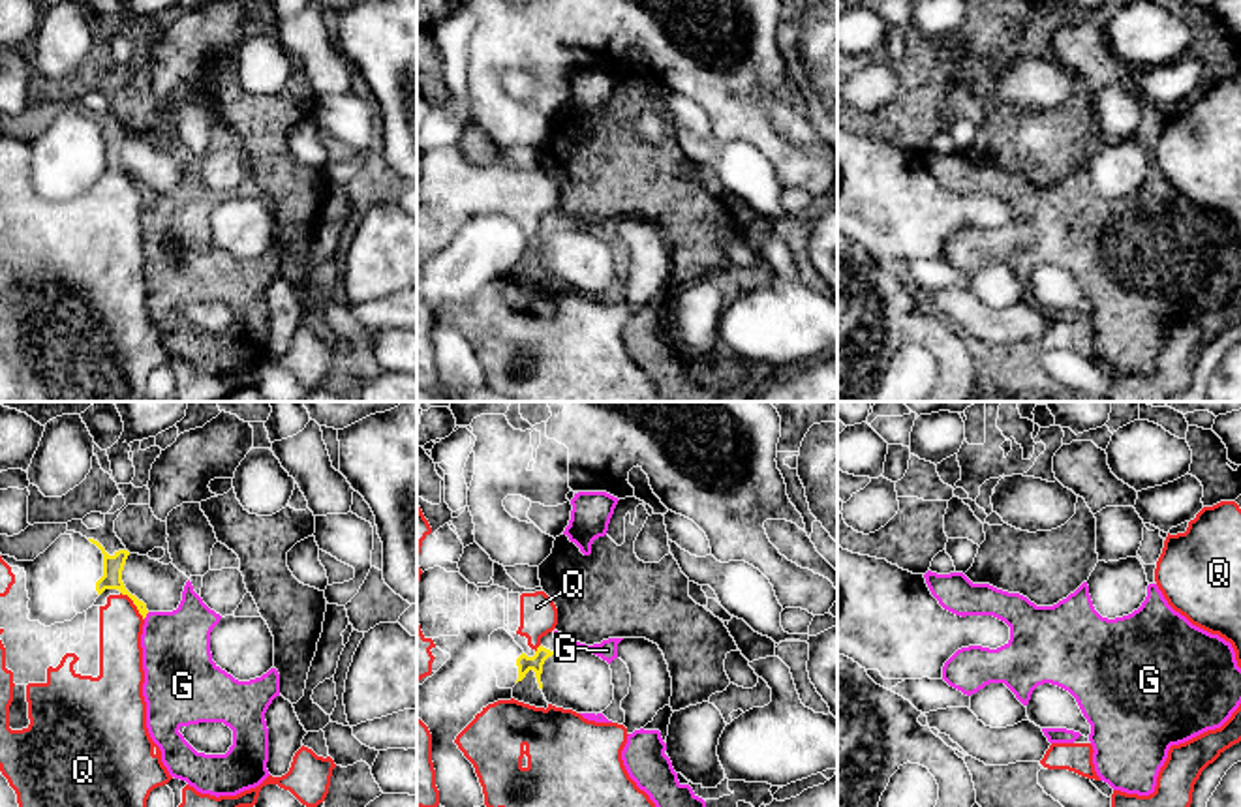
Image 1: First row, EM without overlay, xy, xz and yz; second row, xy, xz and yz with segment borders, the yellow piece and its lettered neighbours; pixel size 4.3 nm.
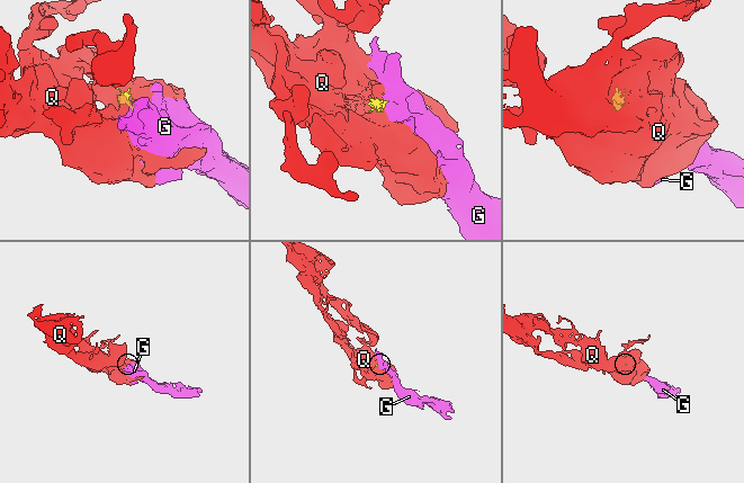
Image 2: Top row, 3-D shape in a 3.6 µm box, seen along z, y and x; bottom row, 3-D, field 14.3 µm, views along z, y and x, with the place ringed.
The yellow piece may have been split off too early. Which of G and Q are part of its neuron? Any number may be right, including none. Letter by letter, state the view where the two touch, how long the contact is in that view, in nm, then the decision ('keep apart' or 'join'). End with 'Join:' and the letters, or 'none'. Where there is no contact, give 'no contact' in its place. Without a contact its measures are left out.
G: meets yellow in xy; contact 40 nm long; join
Q: meets yellow in xy; contact 160 nm long; keep apart
Join: G

